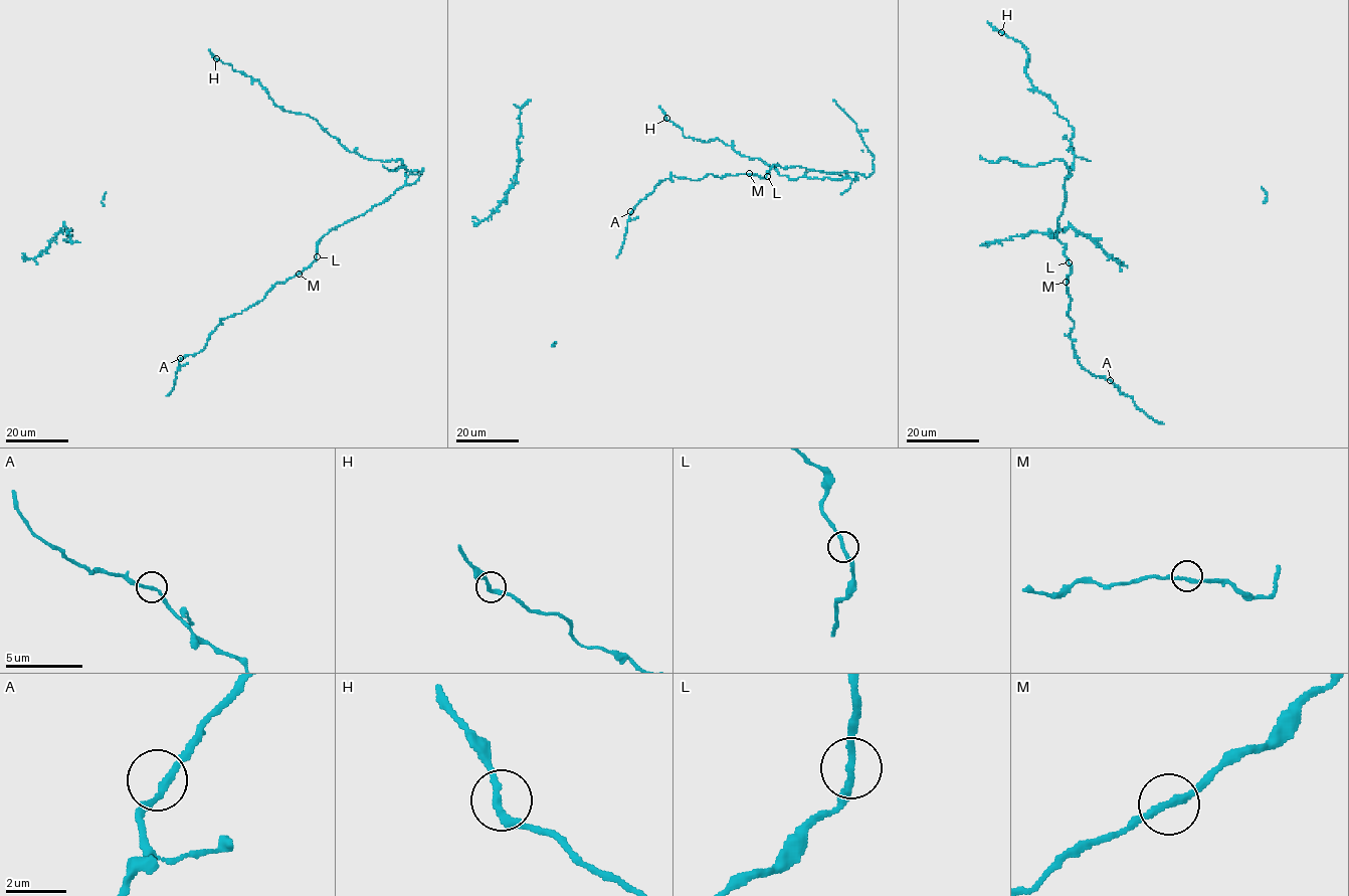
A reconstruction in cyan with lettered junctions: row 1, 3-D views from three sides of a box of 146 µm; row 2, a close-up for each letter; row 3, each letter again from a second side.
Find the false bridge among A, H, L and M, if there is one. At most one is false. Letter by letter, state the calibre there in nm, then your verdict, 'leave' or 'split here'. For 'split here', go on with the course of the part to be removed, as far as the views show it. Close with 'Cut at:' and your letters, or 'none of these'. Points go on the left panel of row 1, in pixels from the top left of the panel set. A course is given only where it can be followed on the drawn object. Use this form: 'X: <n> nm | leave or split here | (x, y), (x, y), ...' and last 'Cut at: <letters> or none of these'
A: 200 nm | leave
H: 220 nm | leave
L: 220 nm | leave
M: 220 nm | leave
Cut at: none of these

